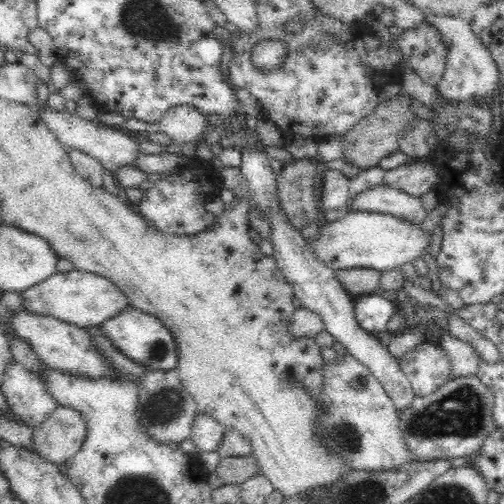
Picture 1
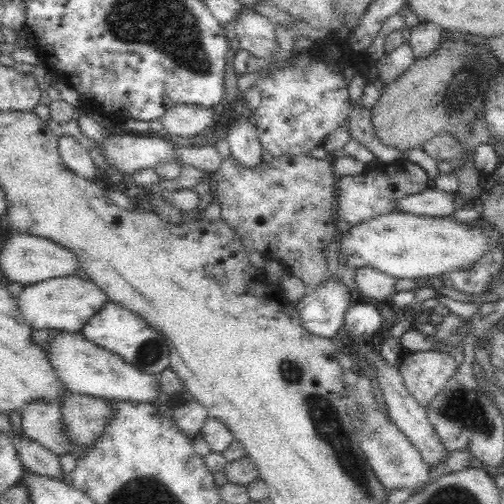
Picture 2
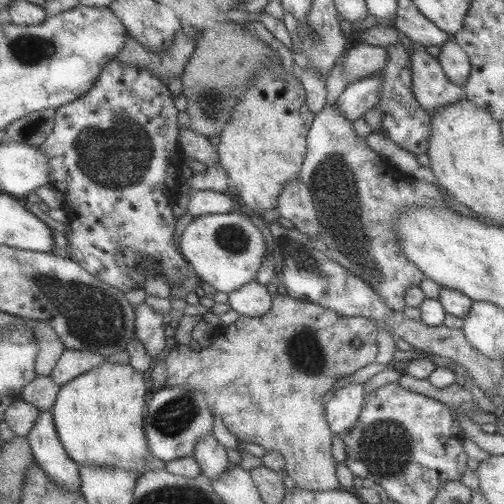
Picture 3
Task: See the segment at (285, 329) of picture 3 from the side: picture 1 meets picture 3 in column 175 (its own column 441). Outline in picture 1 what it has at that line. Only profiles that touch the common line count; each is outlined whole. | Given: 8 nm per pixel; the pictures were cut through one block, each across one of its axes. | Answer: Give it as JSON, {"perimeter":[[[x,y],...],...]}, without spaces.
{"perimeter":[[[424,342],[404,360],[398,360],[400,370],[410,380],[416,396],[426,398],[450,382],[452,360],[436,342]]]}

